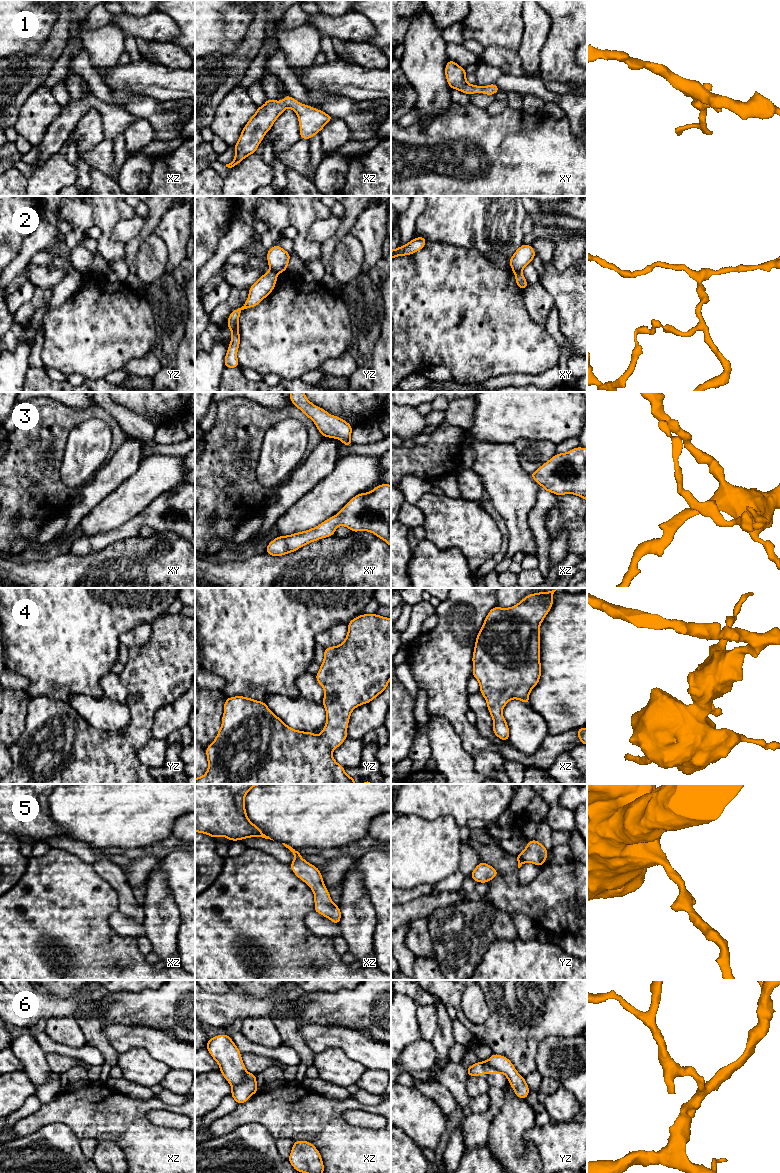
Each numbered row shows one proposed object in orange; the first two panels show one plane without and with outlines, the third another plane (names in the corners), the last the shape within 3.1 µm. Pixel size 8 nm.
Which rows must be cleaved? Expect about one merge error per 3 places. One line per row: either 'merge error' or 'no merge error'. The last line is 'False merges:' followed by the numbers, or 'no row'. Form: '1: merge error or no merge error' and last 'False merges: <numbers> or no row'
1: no merge error
2: merge error
3: no merge error
4: no merge error
5: no merge error
6: merge error
False merges: 2, 6

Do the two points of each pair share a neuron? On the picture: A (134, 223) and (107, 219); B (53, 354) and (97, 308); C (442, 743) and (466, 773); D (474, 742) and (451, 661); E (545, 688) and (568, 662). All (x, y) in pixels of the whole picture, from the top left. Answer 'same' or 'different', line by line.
A: different
B: same
C: same
D: same
E: same

